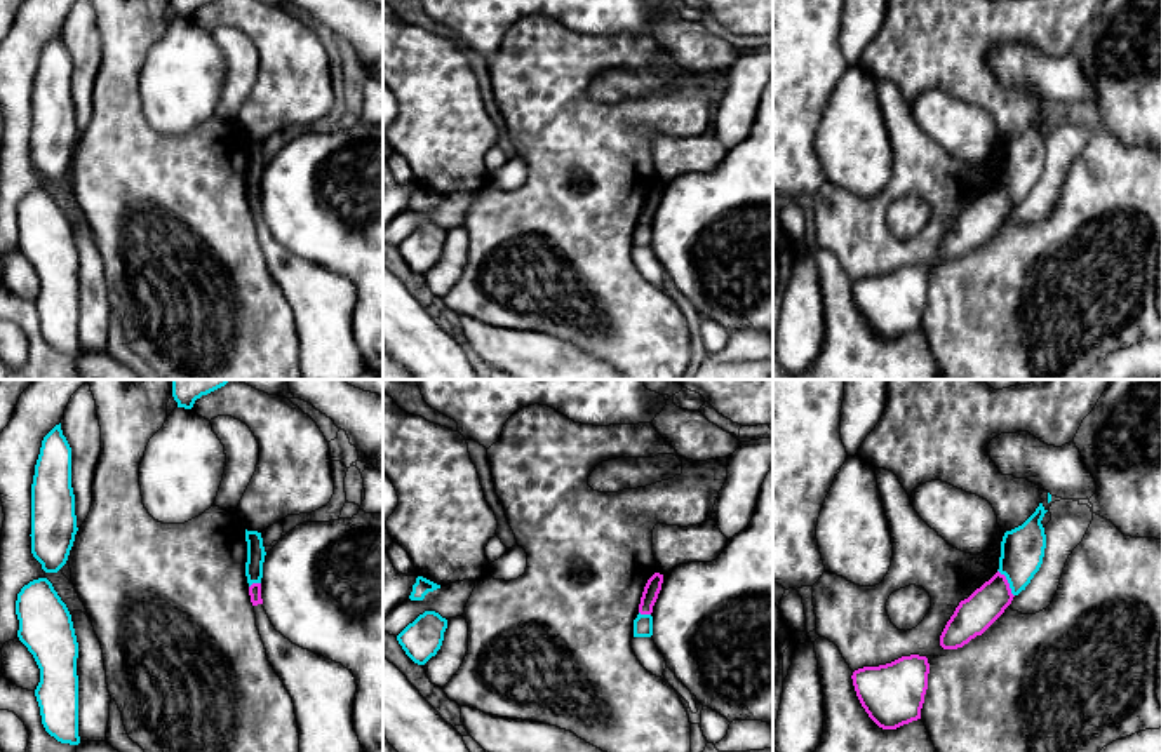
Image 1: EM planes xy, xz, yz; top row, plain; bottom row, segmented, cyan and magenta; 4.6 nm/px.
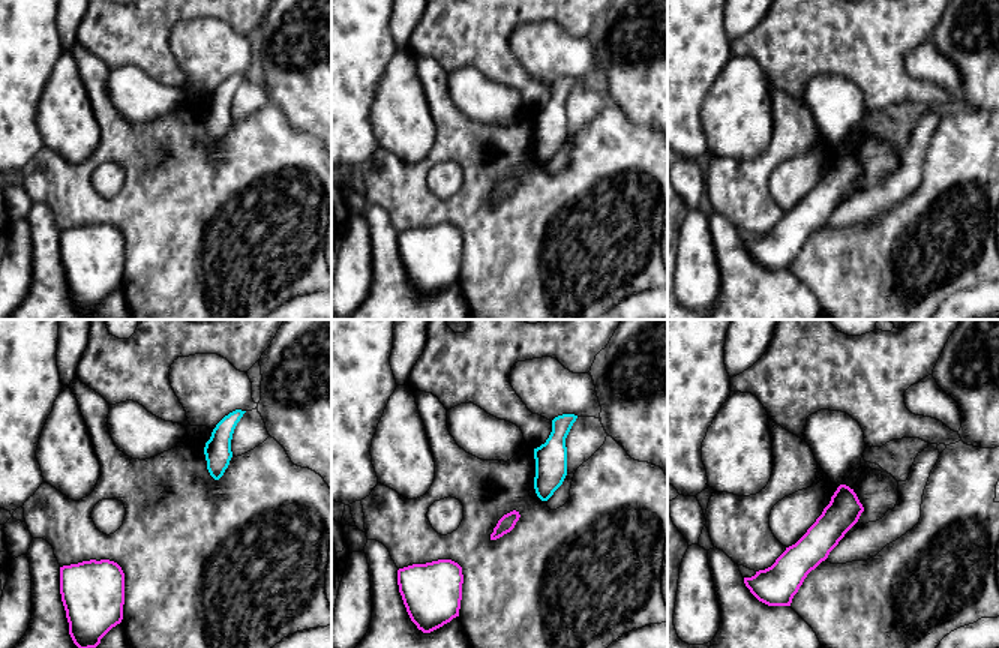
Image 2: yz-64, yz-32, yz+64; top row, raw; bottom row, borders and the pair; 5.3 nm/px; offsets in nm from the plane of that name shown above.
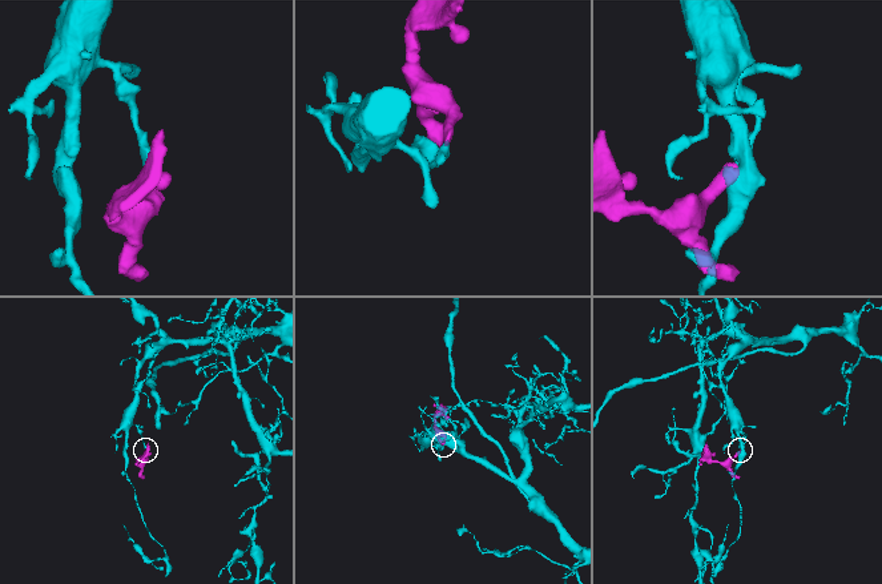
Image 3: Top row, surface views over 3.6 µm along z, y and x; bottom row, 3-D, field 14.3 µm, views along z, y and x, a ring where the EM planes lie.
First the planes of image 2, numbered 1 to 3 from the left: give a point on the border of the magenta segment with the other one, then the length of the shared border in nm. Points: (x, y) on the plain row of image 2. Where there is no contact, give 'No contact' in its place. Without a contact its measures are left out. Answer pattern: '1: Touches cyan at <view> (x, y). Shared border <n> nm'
1: No contact
2: No contact
3: No contact

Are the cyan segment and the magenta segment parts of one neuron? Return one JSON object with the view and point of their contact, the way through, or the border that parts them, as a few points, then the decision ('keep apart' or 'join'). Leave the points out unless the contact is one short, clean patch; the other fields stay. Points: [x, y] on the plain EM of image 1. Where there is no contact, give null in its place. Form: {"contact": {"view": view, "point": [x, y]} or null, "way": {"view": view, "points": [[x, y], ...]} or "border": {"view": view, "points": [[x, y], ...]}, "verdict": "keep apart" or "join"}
{"contact": {"view": "yz", "point": [1008, 192]}, "border": {"view": "yz", "points": [[998, 180], [1013, 206]]}, "verdict": "keep apart"}

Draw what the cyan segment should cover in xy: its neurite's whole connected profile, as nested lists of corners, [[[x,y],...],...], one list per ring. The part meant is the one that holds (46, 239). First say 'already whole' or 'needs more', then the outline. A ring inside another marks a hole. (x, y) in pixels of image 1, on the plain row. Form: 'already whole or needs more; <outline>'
already whole; [[[47,188],[30,191],[16,211],[17,247],[40,279],[35,306],[45,341],[78,355],[78,252],[66,214]]]

